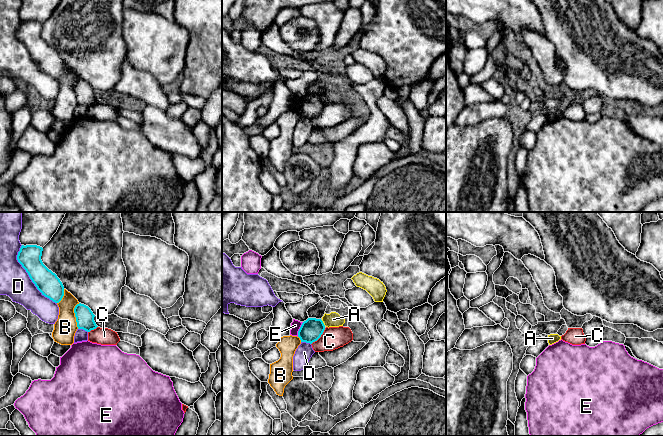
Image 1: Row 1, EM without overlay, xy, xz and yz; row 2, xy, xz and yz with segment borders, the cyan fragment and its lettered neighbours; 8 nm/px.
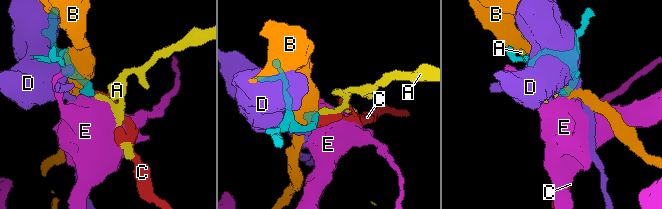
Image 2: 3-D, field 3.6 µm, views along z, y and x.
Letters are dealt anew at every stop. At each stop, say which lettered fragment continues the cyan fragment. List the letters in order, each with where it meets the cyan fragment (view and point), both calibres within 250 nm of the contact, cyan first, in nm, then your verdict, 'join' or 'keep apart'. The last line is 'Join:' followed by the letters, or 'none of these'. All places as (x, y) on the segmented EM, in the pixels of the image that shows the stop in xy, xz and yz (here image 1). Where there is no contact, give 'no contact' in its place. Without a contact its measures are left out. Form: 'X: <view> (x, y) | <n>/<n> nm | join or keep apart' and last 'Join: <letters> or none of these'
A: xz (323, 323) | 180/120 nm | keep apart
B: xy (75, 316) | 140/180 nm | keep apart
C: xz (319, 337) | 180/180 nm | keep apart
D: xy (29, 276) | 190/240 nm | keep apart
E: xz (299, 329) | 180/80 nm | keep apart
Join: none of these

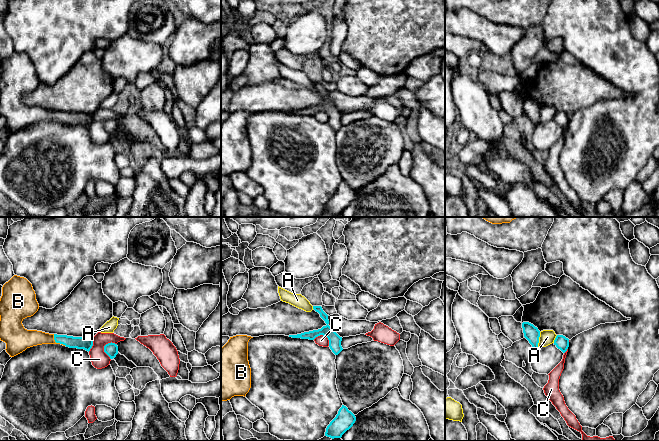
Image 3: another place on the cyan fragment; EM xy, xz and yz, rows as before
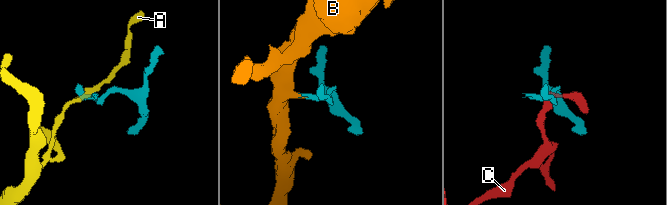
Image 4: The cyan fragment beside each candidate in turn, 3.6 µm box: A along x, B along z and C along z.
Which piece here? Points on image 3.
A: yz (538, 340) | 120/120 nm | keep apart
B: xy (57, 342) | 100/140 nm | keep apart
C: xy (104, 349) | 110/140 nm | keep apart
Join: none of these

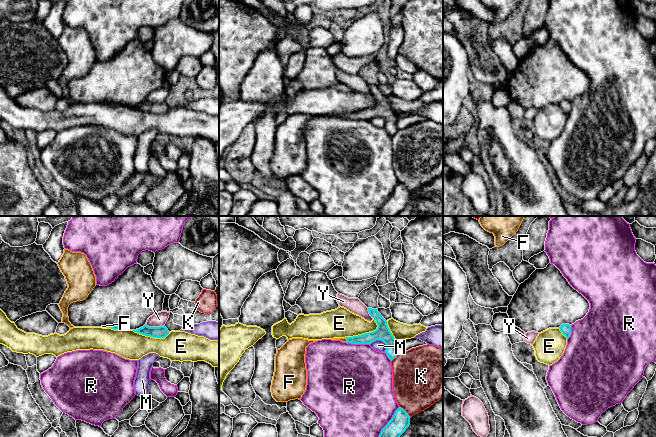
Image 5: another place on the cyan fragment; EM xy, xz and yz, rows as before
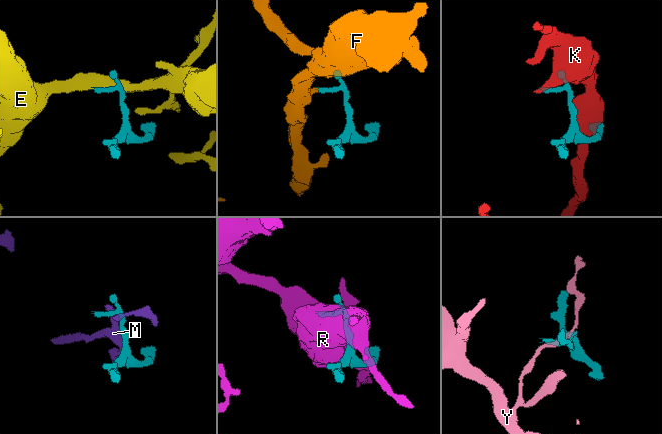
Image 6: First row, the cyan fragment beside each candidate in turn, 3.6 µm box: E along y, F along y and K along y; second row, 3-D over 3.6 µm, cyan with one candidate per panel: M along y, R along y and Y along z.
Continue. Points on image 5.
E: xz (362, 334) | 120/240 nm | join
F: xz (346, 338) | 90/30 nm | keep apart
K: xz (405, 411) | 150/400 nm | keep apart
M: xz (380, 339) | 120/90 nm | keep apart
R: xz (388, 422) | 150/500 nm | keep apart
Y: xy (155, 327) | 100/110 nm | keep apart
Join: E

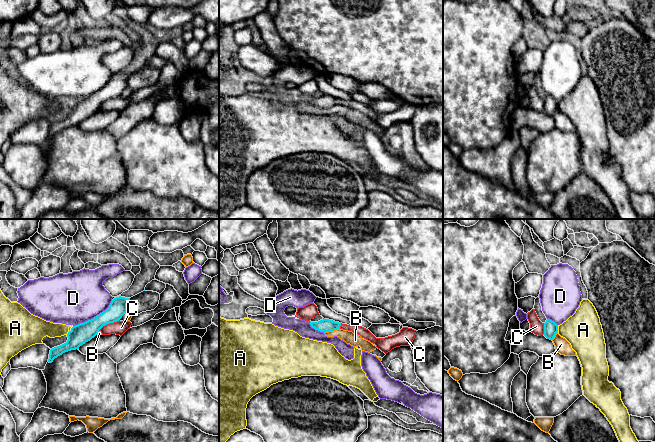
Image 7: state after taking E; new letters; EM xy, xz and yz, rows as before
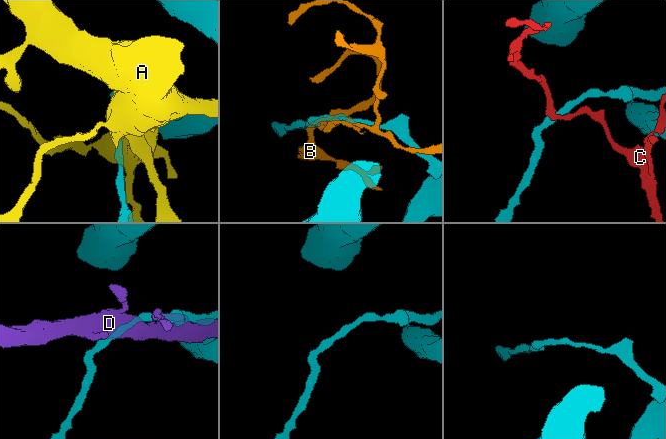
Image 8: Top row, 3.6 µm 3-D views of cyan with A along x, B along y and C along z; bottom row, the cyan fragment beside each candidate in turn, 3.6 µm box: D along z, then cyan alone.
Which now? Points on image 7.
A: yz (557, 328) | 110/300 nm | keep apart
B: xz (331, 330) | 110/110 nm | keep apart
C: xy (108, 323) | 160/110 nm | keep apart
D: xy (94, 317) | 160/420 nm | keep apart
Join: none of these

